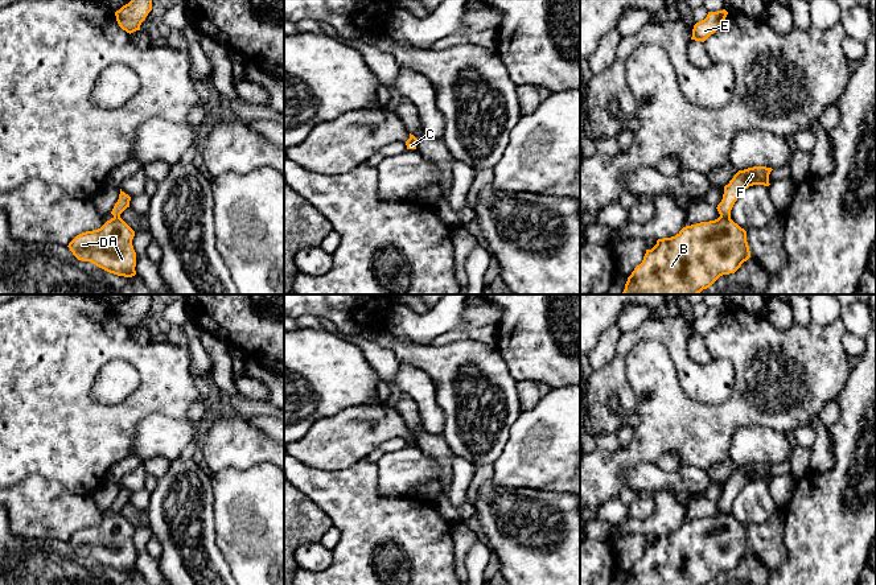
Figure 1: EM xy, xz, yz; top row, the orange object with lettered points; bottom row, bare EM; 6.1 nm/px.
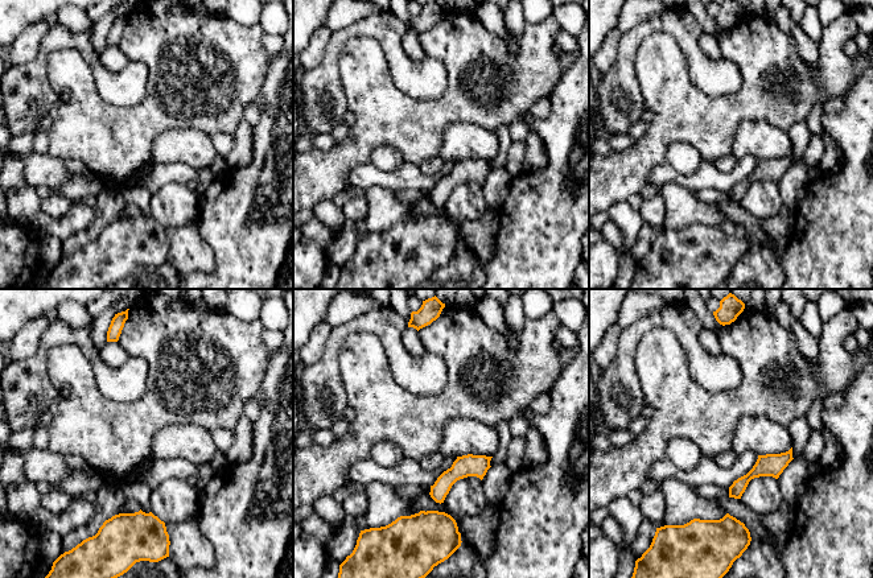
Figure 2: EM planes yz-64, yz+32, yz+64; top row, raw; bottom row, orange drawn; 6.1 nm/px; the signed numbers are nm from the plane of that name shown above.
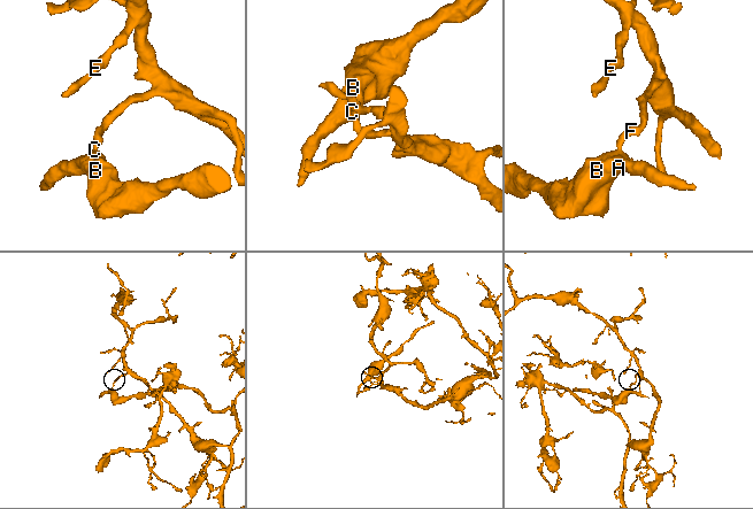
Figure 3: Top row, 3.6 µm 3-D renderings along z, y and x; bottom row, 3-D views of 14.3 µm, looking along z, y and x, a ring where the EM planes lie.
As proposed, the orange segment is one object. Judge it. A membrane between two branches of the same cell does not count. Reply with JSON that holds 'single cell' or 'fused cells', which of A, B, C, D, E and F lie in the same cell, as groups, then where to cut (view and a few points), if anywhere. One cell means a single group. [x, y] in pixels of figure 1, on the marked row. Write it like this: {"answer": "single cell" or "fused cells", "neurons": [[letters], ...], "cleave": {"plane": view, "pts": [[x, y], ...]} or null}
{"answer": "fused cells", "neurons": [["A", "B", "C", "D"], ["E", "F"]], "cleave": {"plane": "yz", "pts": [[720, 215], [730, 218]]}}

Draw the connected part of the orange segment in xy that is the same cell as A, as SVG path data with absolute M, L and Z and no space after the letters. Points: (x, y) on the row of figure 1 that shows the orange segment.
M119 217L100 228L77 235L69 248L82 261L124 277L136 275L136 252L132 246L135 231Z

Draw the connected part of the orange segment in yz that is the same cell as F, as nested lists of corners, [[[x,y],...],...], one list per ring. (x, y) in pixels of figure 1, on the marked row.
[[[753,166],[739,170],[728,185],[724,186],[721,202],[717,205],[717,211],[721,218],[731,218],[731,210],[740,194],[753,185],[769,186],[769,174],[773,169],[766,166]]]

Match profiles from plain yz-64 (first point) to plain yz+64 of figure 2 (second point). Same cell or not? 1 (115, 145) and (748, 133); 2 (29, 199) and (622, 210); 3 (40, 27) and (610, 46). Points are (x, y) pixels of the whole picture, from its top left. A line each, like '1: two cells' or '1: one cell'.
1: two cells
2: one cell
3: one cell

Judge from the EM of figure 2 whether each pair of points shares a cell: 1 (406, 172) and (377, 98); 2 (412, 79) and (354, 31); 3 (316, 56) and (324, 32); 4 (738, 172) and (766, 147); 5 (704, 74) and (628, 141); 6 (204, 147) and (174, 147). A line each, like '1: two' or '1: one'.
1: two
2: one
3: one
4: two
5: two
6: one

